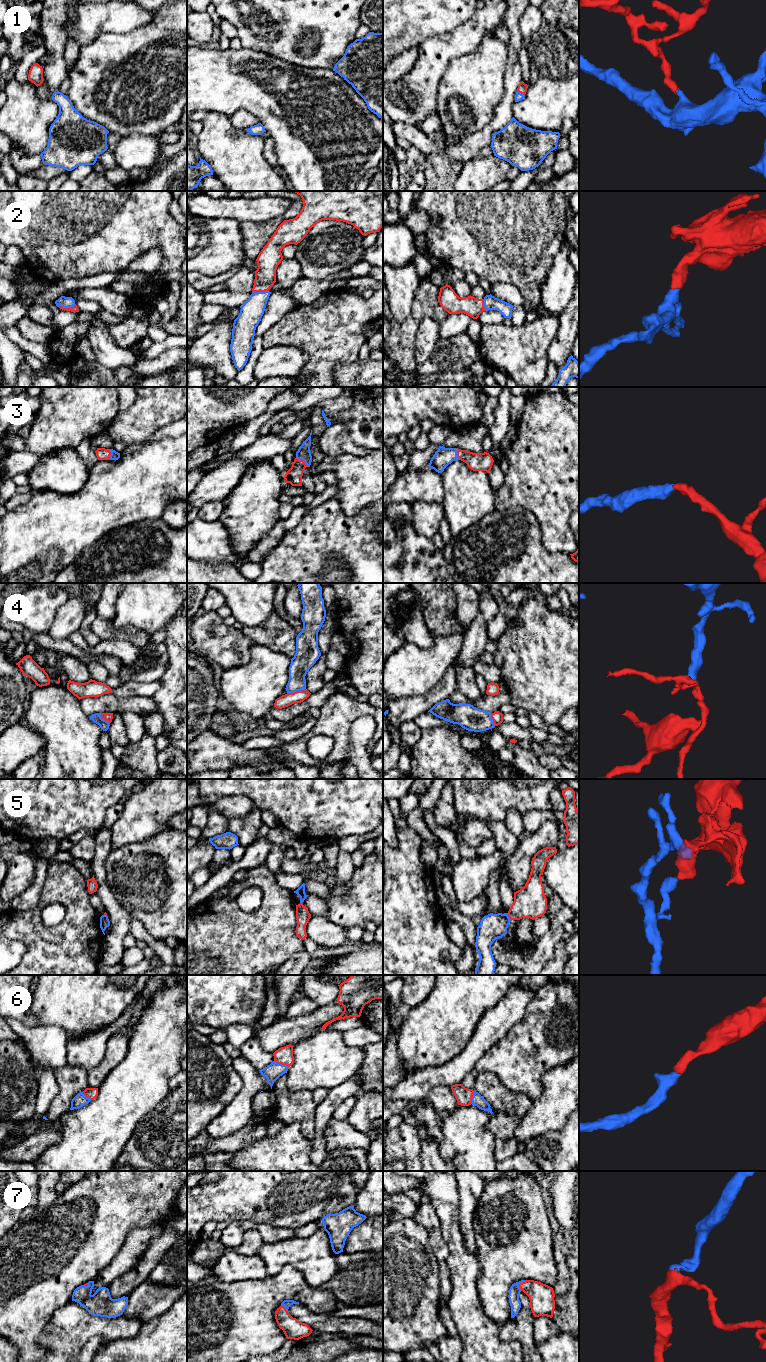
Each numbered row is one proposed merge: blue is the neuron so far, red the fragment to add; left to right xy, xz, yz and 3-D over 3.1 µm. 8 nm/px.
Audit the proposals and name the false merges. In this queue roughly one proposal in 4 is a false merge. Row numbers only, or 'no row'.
4, 5

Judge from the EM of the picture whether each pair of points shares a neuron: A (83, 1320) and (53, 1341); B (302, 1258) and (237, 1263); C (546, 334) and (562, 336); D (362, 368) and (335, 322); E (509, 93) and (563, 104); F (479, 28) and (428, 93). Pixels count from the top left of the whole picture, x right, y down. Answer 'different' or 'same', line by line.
A: same
B: same
C: different
D: different
E: different
F: same

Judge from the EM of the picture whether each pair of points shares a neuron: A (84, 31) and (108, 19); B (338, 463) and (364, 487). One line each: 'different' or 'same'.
A: same
B: same

